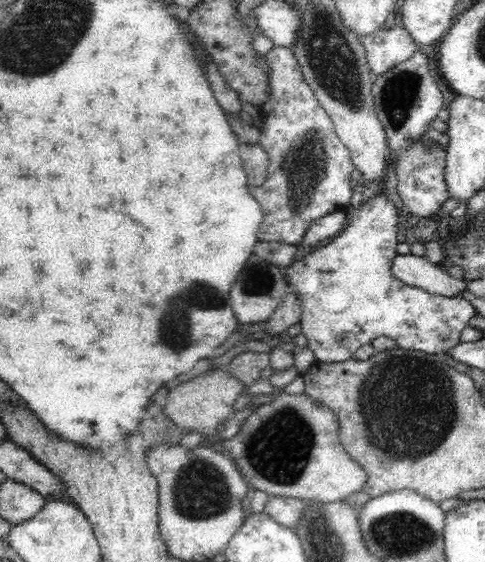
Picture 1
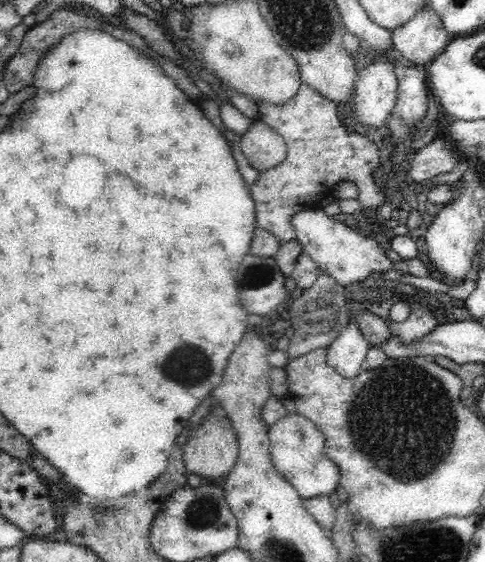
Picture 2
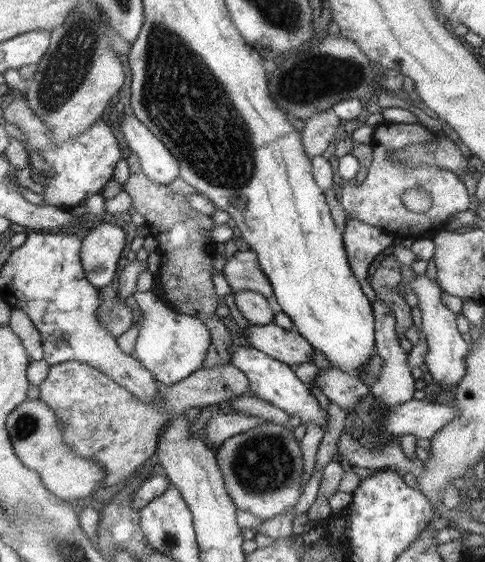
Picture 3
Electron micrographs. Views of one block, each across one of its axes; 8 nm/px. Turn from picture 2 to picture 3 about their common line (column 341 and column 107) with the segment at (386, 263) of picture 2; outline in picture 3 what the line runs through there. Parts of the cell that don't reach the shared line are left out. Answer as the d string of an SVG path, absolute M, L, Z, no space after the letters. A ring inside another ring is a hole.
M99 223L82 238L80 262L84 278L93 288L100 289L111 284L121 250L125 246L125 233L111 223Z

